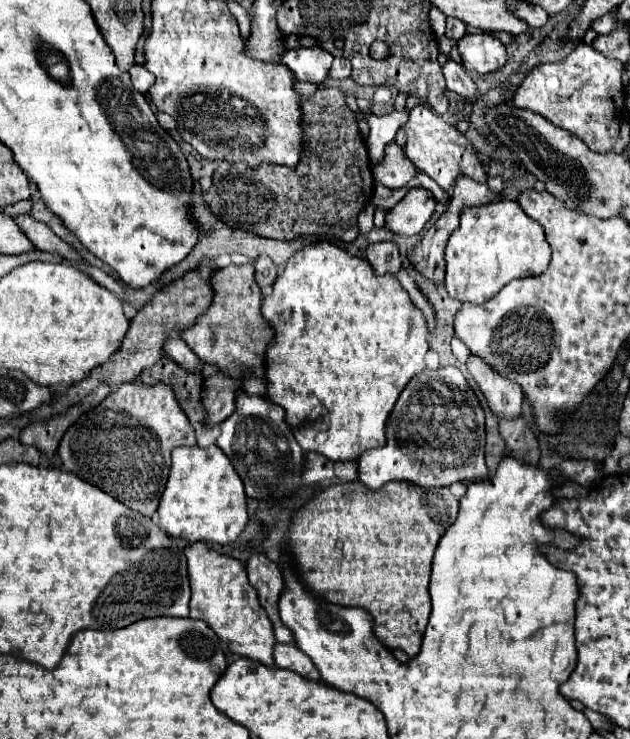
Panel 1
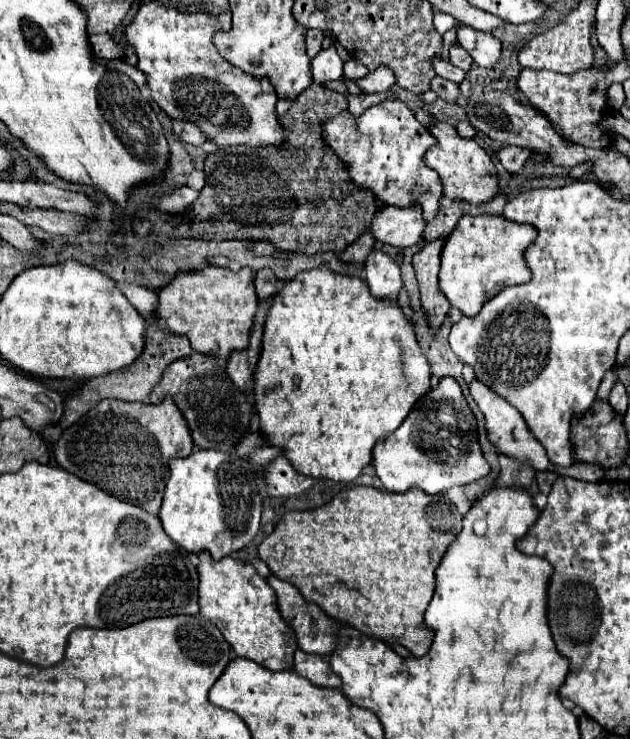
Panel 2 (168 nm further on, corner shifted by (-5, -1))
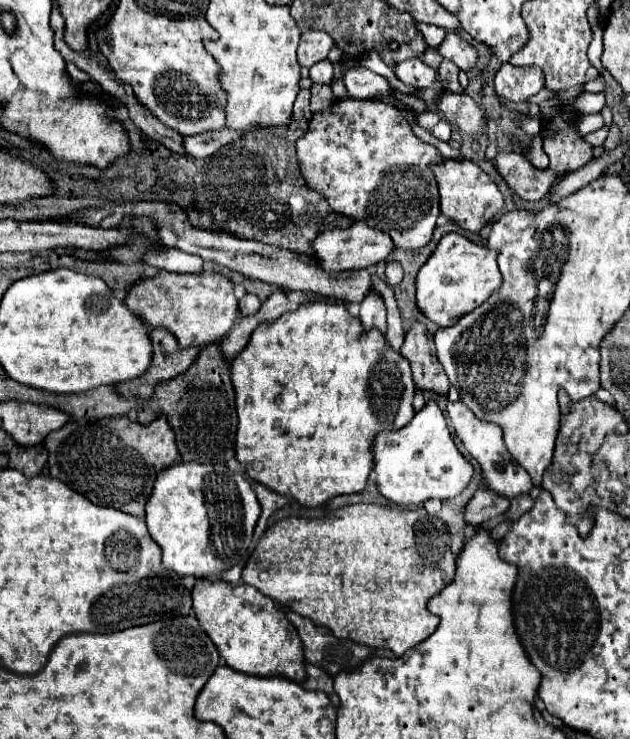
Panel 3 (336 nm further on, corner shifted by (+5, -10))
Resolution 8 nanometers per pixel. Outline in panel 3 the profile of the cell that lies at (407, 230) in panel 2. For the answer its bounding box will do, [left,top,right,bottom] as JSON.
[313,222,393,272]

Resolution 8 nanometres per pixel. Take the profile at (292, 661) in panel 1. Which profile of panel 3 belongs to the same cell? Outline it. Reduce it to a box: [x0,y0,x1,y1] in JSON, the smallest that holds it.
[303,664,335,696]

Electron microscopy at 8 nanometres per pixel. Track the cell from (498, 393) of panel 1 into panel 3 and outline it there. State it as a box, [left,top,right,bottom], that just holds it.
[447,400,533,498]

